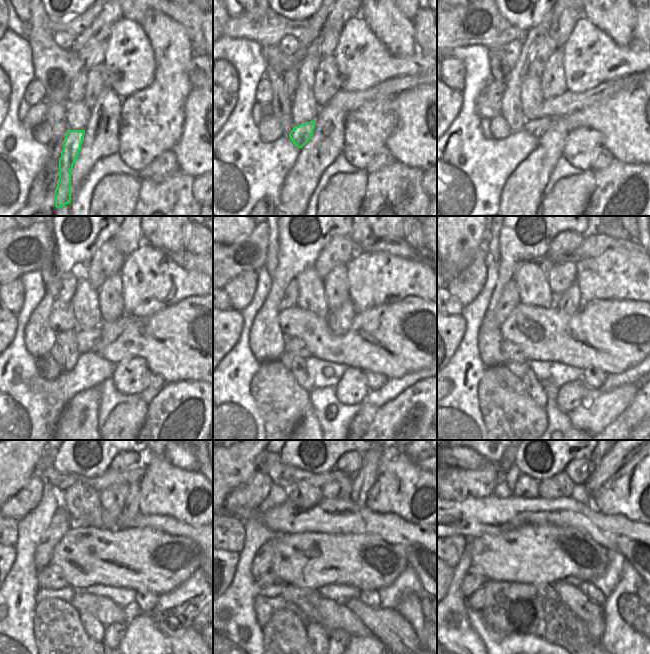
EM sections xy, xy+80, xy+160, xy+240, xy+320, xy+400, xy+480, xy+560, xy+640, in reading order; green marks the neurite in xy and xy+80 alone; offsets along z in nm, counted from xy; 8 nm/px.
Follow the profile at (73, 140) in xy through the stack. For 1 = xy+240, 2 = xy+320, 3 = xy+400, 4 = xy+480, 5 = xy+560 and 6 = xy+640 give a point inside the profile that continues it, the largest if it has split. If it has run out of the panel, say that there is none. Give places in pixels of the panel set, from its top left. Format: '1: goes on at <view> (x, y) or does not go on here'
1: goes on at xy+240 (111, 331)
2: goes on at xy+320 (340, 320)
3: goes on at xy+400 (569, 302)
4: goes on at xy+480 (130, 509)
5: goes on at xy+560 (361, 483)
6: goes on at xy+640 (595, 460)

